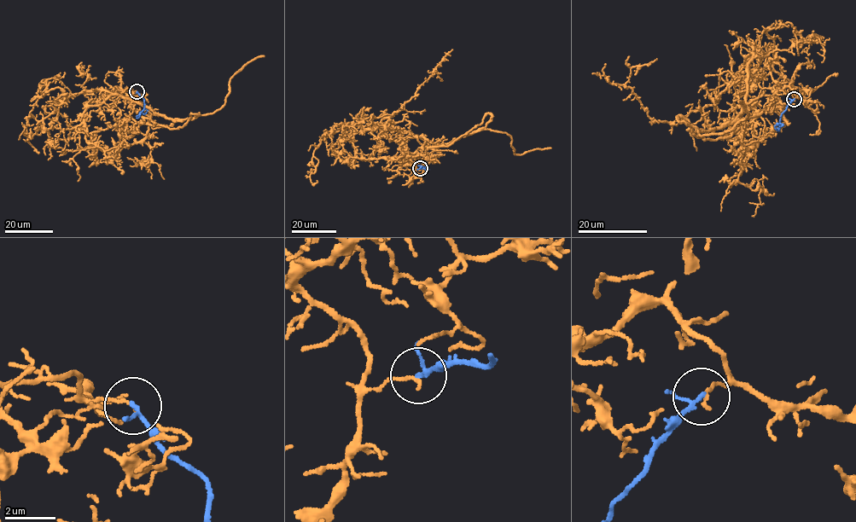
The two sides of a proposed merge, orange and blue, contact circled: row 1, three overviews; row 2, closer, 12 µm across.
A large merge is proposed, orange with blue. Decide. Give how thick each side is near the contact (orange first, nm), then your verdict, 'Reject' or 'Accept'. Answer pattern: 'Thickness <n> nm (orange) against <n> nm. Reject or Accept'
Thickness 140 nm (orange) against 130 nm. Reject

